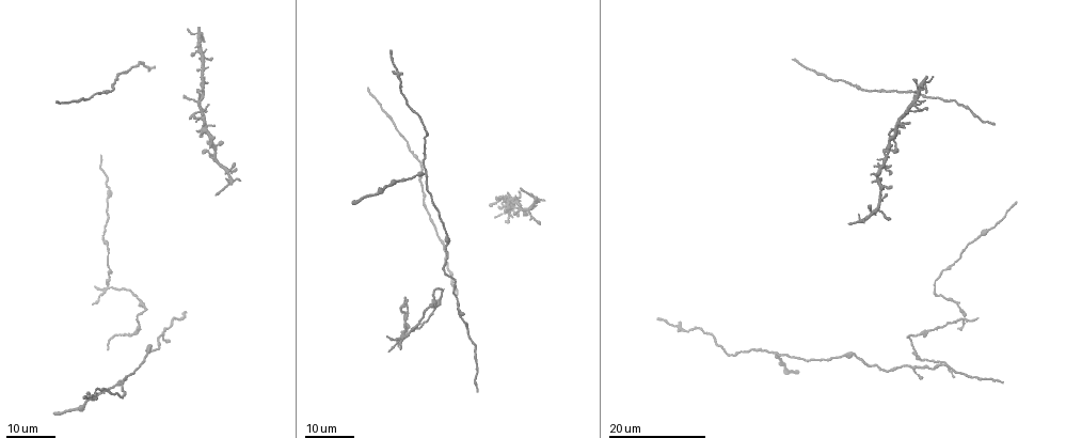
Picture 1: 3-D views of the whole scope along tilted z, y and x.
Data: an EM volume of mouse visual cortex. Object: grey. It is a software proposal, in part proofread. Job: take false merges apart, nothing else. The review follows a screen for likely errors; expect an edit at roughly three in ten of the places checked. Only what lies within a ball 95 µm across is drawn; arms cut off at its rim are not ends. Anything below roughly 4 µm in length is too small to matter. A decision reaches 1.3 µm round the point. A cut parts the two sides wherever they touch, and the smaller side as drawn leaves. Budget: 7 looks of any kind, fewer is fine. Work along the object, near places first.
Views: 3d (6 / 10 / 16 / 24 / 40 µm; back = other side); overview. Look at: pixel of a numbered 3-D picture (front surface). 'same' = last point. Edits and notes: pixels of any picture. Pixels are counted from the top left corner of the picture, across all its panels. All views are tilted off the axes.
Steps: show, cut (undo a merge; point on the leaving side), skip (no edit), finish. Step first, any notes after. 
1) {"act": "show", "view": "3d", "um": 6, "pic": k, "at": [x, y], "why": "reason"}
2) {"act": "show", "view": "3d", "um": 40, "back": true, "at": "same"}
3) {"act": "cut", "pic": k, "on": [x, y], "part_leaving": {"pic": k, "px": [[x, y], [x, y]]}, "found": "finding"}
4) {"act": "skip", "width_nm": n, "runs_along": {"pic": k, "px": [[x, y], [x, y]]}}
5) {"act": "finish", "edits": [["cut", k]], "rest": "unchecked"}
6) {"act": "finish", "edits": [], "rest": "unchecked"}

{"act": "show", "view": "3d", "um": 16, "pic": 1, "at": [106, 289], "why": "thin arm on a thick one"}

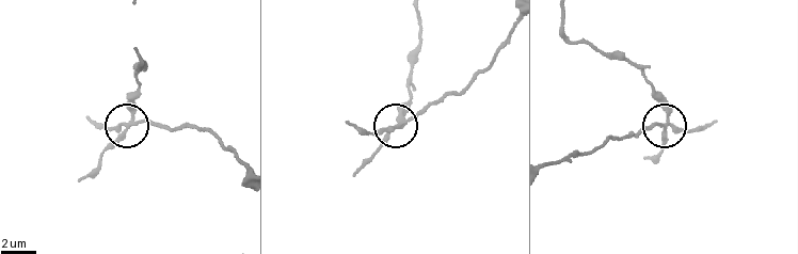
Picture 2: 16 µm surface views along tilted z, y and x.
{"act": "show", "view": "3d", "um": 10, "pic": 2, "at": [132, 123], "why": "zoom in"}

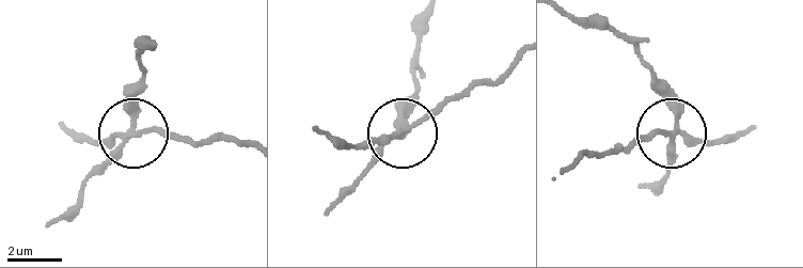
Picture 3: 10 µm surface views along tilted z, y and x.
{"act": "cut", "pic": 3, "on": [160, 131], "width_nm": 180, "part_leaving": {"pic": 3, "px": [[127, 137], [166, 130], [247, 143]]}, "found": "a second cell is stuck on"}

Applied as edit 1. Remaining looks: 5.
{"act": "show", "view": "overview"}

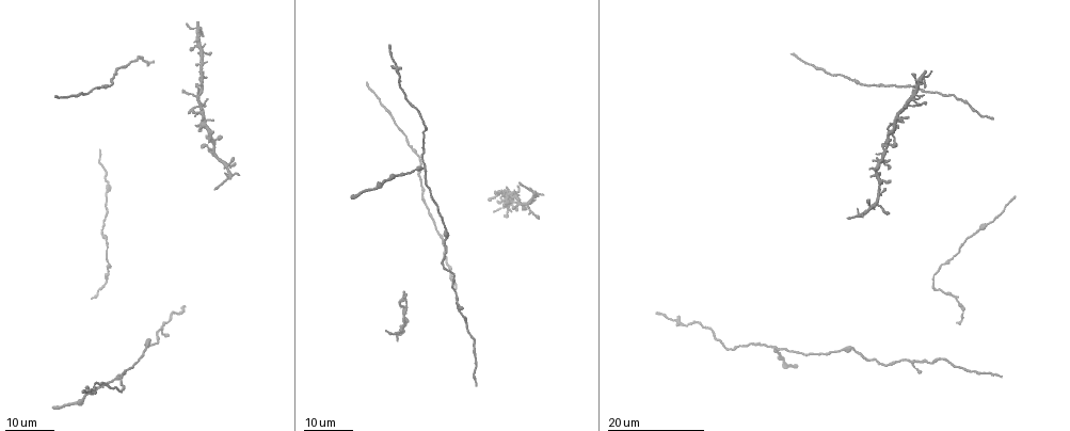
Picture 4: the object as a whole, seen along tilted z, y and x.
{"act": "show", "view": "3d", "um": 24, "pic": 4, "at": [778, 349], "why": "arms part here"}

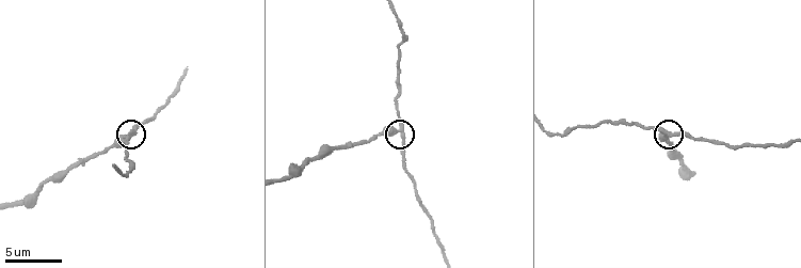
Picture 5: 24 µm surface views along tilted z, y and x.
{"act": "show", "view": "3d", "um": 10, "pic": 5, "at": [397, 131]}

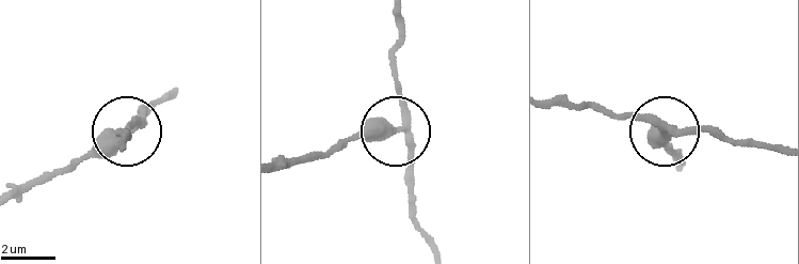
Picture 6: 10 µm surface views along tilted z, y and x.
{"act": "cut", "pic": 6, "on": [98, 140], "width_nm": 340, "found": "a second cell is stuck on"}

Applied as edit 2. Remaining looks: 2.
{"act": "finish", "edits": [["cut", 3], ["cut", 6]], "rest": "unchecked"}

